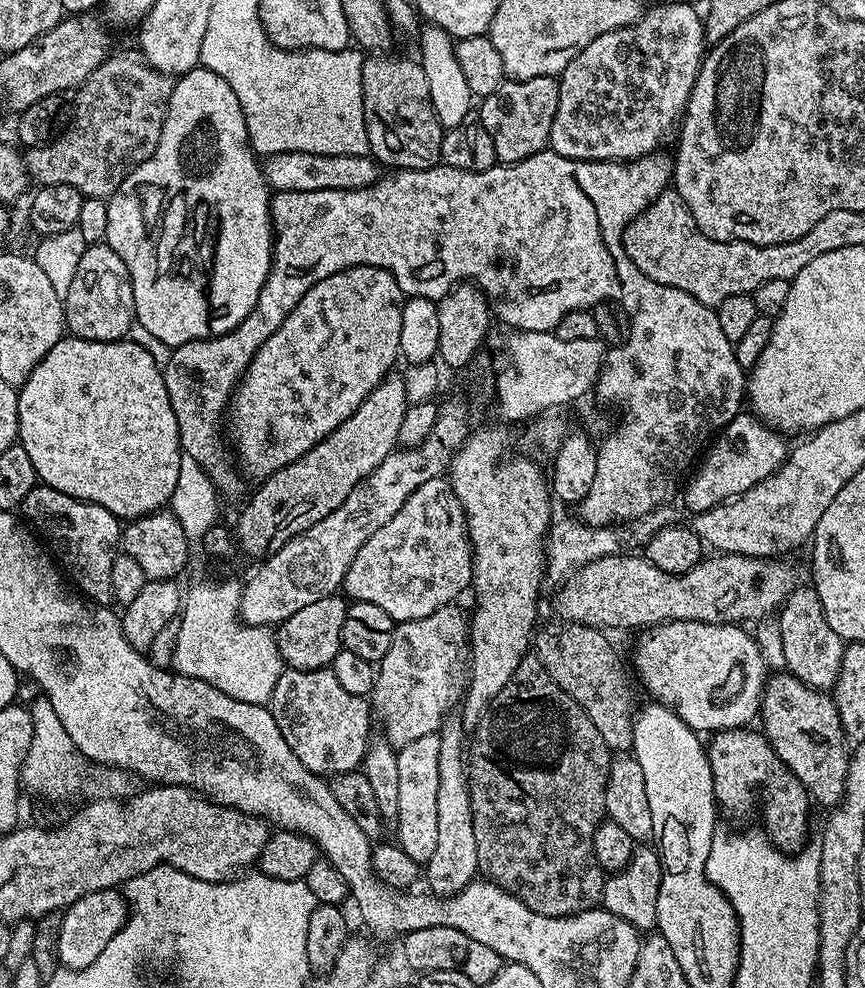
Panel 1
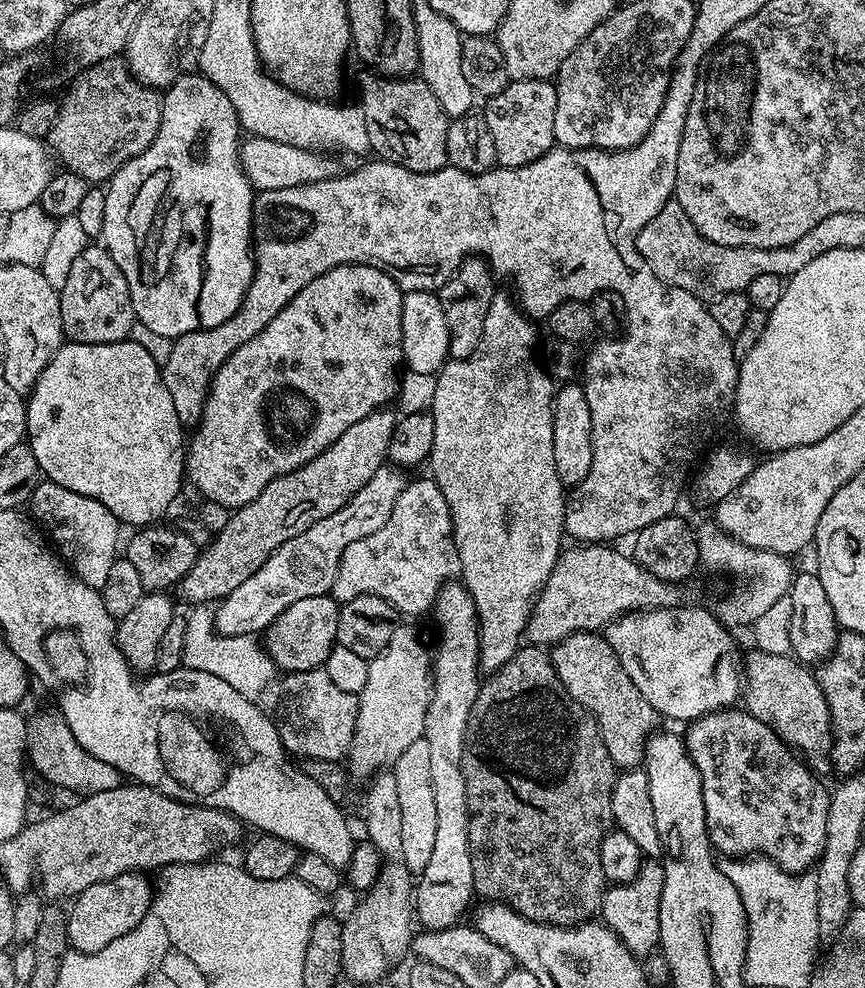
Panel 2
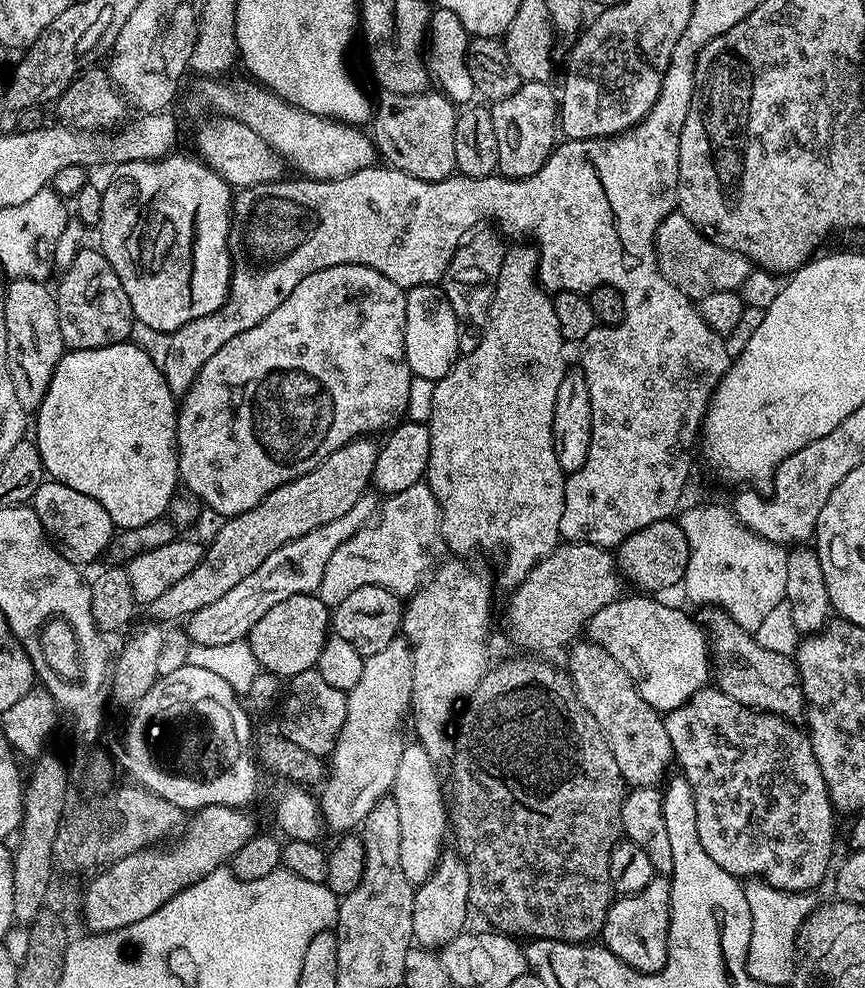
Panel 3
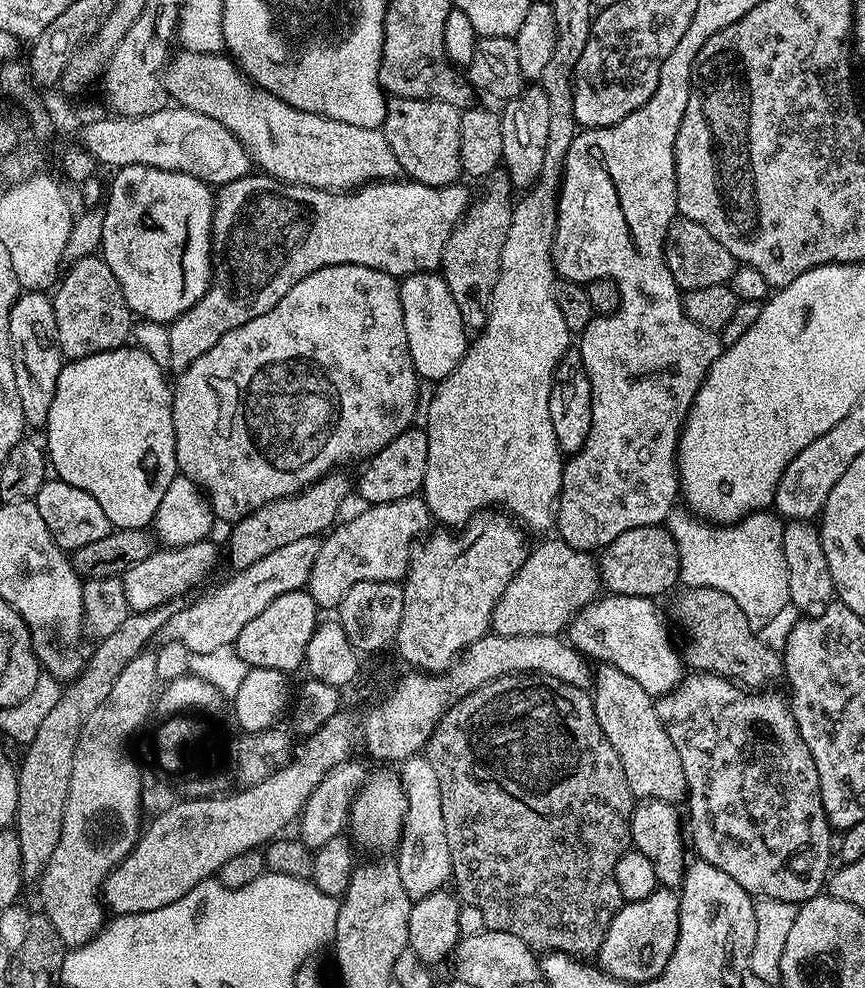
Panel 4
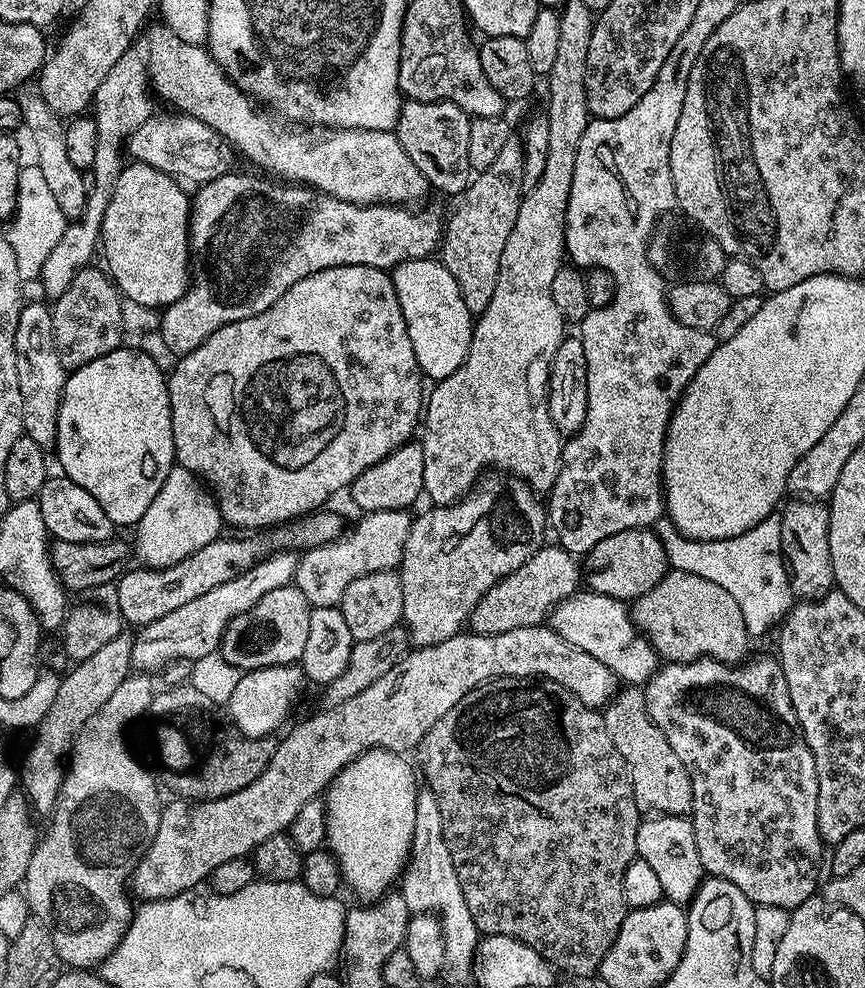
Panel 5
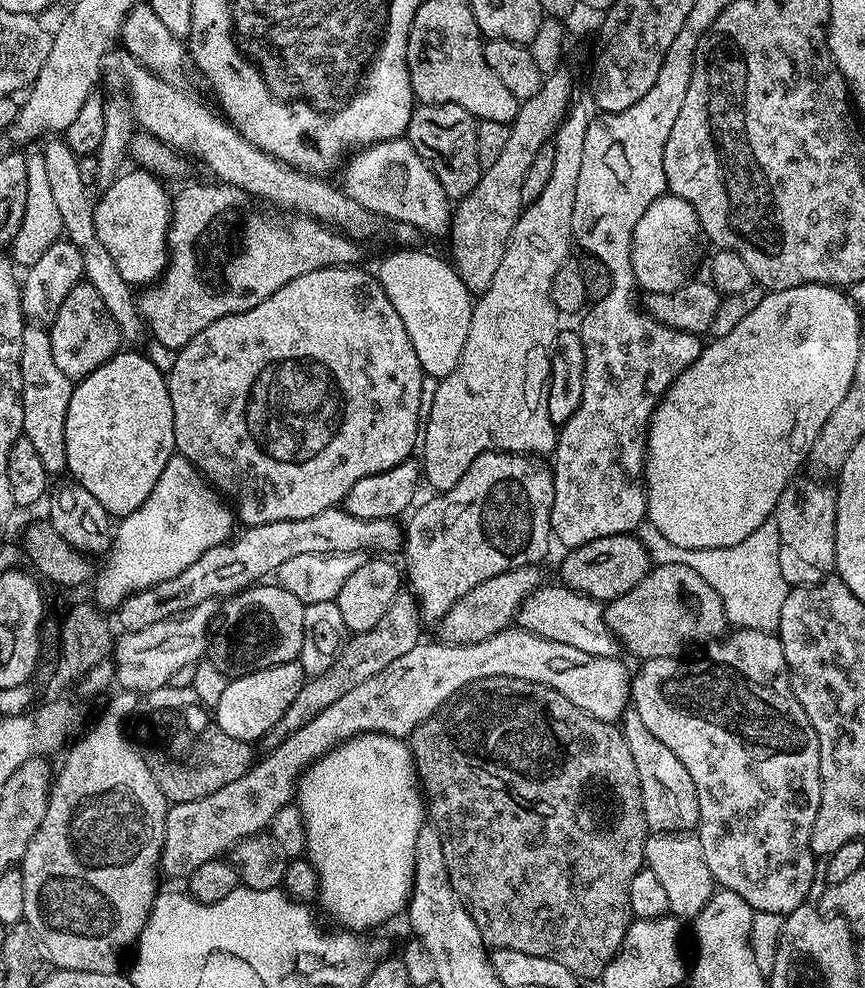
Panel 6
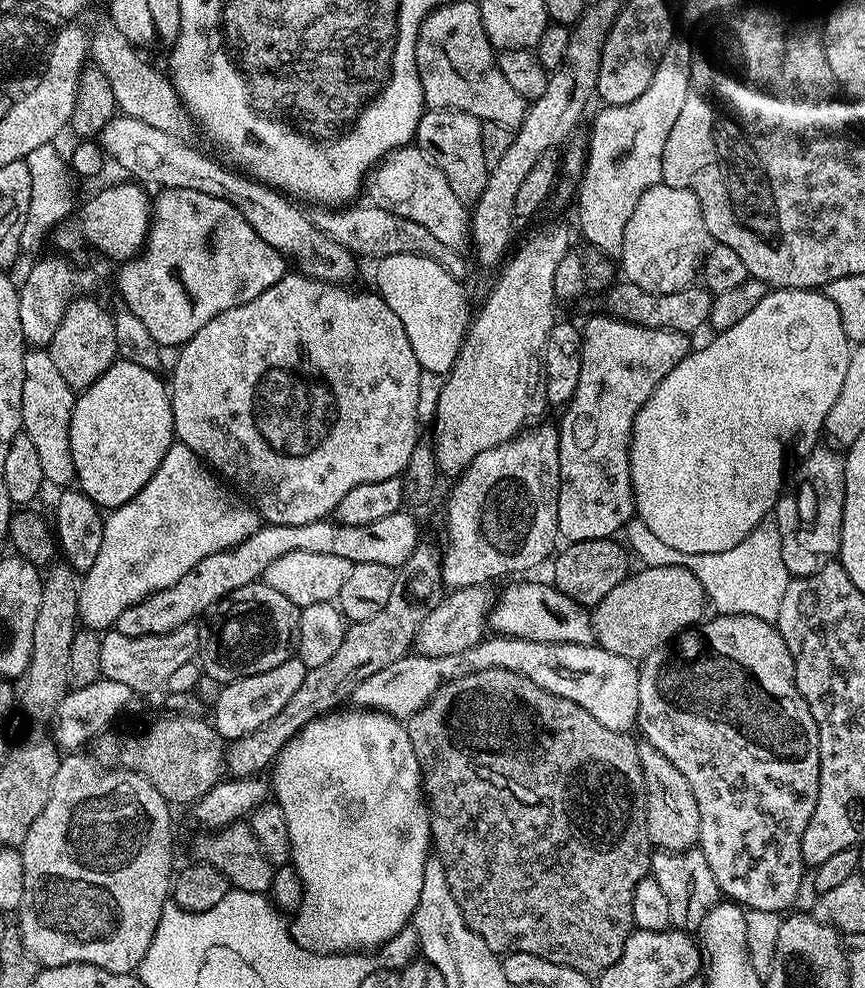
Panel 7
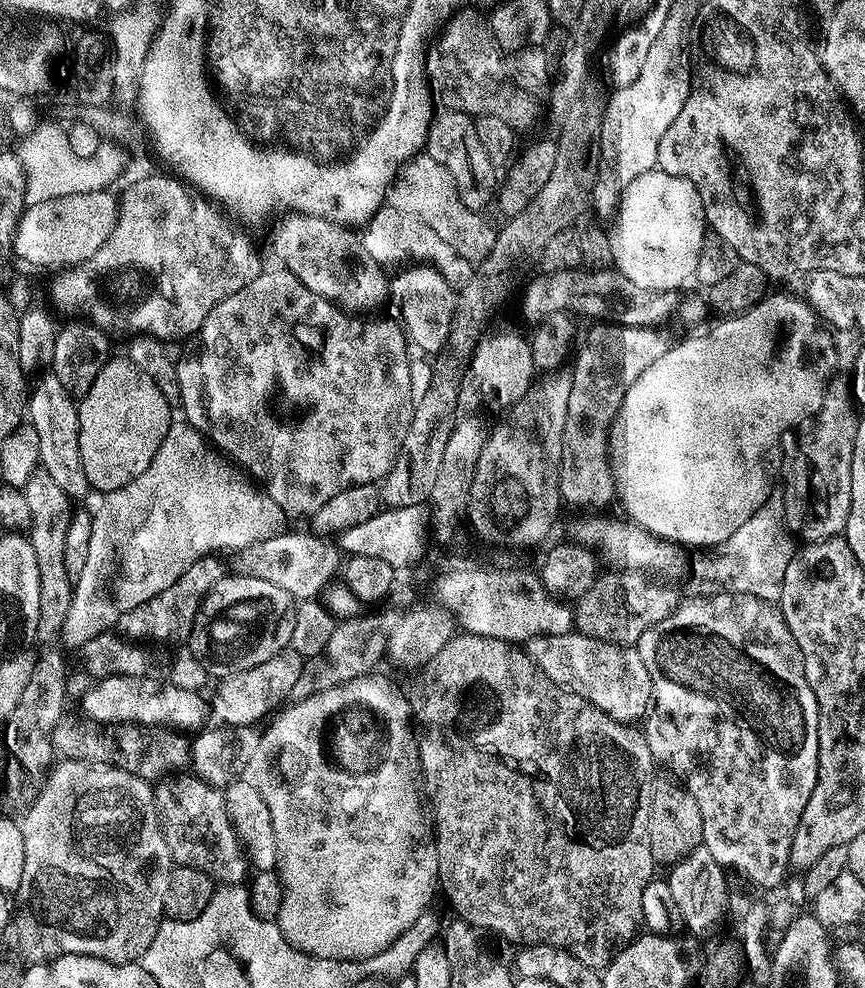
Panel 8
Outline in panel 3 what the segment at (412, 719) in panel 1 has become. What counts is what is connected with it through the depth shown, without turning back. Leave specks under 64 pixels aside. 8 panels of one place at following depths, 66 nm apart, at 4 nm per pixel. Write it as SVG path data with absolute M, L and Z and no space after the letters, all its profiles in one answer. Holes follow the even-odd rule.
M397 638L378 654L366 656L362 678L347 694L346 722L330 753L330 767L318 792L323 827L333 828L336 834L359 829L366 814L374 810L374 802L389 795L394 778L398 778L398 761L406 743L405 717L412 706L412 645Z

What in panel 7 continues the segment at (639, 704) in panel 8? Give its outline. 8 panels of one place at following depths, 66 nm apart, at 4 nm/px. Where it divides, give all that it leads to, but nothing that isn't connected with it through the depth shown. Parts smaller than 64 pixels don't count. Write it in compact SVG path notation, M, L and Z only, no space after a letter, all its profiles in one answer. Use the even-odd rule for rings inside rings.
M493 635L485 638L480 643L469 648L467 652L458 656L421 656L409 654L390 662L378 674L370 674L370 678L363 680L350 697L353 705L364 710L387 712L389 716L407 718L413 716L418 710L422 710L428 704L429 698L434 695L443 685L445 680L453 680L465 670L476 671L482 668L505 668L514 674L522 674L530 678L530 682L538 682L550 694L558 694L586 710L590 718L598 718L606 730L627 733L628 727L636 724L638 714L638 682L641 669L633 661L622 658L622 654L614 654L610 650L590 644L547 644L546 642L530 642L513 636Z

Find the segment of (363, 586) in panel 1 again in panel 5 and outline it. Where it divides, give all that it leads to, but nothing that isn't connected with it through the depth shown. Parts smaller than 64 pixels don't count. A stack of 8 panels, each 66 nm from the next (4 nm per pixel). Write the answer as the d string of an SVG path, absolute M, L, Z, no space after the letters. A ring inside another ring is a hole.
M398 509L361 515L361 520L353 528L351 525L333 544L307 549L296 561L296 588L306 594L313 608L335 608L354 578L378 570L391 572L399 569L404 543L413 522L413 517L408 515L407 511Z

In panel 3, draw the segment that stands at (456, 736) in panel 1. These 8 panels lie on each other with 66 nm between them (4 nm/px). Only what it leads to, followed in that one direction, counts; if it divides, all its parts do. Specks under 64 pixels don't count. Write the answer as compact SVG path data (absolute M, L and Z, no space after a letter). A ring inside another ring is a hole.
M448 559L407 601L402 625L403 639L412 645L410 724L416 727L415 739L437 766L447 765L452 759L454 736L450 729L458 705L474 694L490 667L488 631L492 628L492 588L487 578L475 572L468 562ZM454 850L441 851L436 869L415 889L414 930L412 939L421 948L439 950L450 943L455 936L465 931L470 913L468 895L470 894L470 876L466 874L464 859Z

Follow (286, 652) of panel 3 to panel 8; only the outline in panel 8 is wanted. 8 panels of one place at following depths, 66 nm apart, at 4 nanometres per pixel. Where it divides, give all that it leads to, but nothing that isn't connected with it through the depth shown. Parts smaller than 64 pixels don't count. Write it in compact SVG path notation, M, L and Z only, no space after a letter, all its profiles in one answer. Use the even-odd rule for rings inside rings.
M225 574L204 596L204 601L200 604L195 618L190 622L189 628L192 629L188 632L187 651L191 652L194 658L198 658L198 662L202 662L202 666L207 670L209 677L212 678L223 678L225 676L233 676L234 674L242 674L242 670L251 670L254 666L262 666L262 662L270 662L270 658L274 658L291 645L292 635L294 634L296 605L297 601L293 600L290 594L286 594L286 590L282 590L279 586L273 586L271 582L262 582L260 578L250 578L249 576L239 574Z

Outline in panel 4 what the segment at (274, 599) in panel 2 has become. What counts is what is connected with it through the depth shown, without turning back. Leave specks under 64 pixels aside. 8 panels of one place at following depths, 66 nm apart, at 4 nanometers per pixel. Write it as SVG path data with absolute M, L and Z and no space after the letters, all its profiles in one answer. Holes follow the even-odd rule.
M307 536L298 538L298 542L290 542L286 546L278 546L274 554L266 554L254 566L241 568L229 578L225 584L217 586L213 592L197 598L193 604L181 607L170 622L166 622L163 635L170 640L182 642L191 652L198 654L211 654L213 650L231 648L235 645L238 634L242 632L242 626L262 614L274 598L278 598L287 592L299 592L307 585L310 578L310 570L314 566L314 558L318 558L320 545L317 537Z

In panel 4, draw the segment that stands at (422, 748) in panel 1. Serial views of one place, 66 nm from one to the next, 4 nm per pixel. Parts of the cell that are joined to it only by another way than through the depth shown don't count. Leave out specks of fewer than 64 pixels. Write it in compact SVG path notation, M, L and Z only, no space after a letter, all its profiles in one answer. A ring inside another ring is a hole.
M417 754L409 756L399 765L398 775L406 794L406 814L404 831L400 834L394 859L398 866L398 878L402 878L406 894L415 902L426 898L426 894L441 891L447 885L444 883L452 880L452 859L450 846L446 842L446 821L442 818L442 790L438 786L434 766L430 766L427 756Z

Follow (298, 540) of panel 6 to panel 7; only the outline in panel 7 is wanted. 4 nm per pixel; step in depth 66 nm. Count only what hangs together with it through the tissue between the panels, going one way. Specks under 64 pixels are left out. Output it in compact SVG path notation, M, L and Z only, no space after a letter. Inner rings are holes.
M406 510L388 514L368 525L346 525L336 518L316 520L312 524L290 526L289 524L265 523L250 538L221 552L202 558L189 572L182 574L174 586L150 594L142 602L122 610L114 625L115 631L129 634L149 632L169 632L178 626L195 621L196 615L207 613L223 596L228 596L247 584L255 584L261 579L264 568L274 558L294 550L310 550L316 554L334 554L346 558L350 563L382 562L390 569L402 567L406 558L418 543L416 520Z

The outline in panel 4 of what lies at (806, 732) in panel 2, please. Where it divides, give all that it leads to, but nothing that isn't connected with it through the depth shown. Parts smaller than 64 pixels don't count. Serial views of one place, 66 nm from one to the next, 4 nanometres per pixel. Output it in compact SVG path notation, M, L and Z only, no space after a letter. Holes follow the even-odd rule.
M688 588L682 592L680 628L688 639L682 644L682 658L689 669L724 676L749 690L775 685L772 683L785 675L781 653L760 641L741 607L728 594L710 588Z

